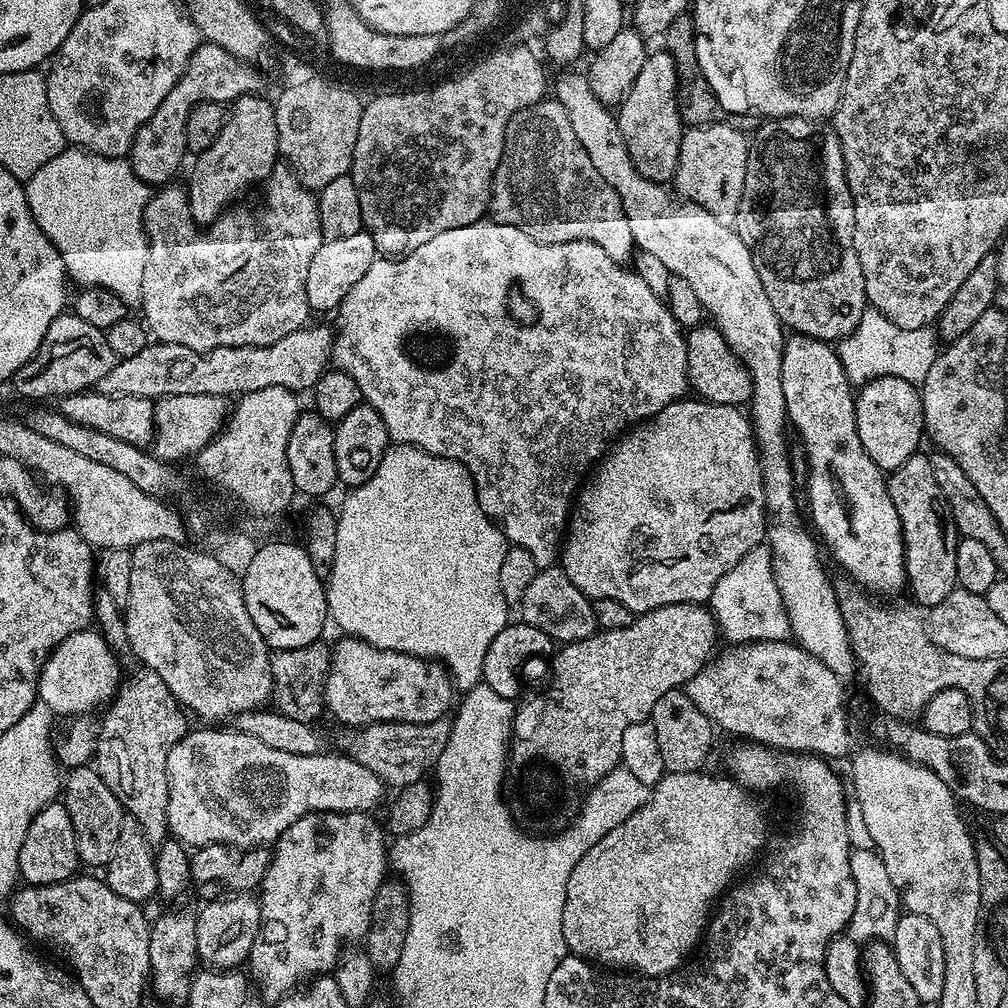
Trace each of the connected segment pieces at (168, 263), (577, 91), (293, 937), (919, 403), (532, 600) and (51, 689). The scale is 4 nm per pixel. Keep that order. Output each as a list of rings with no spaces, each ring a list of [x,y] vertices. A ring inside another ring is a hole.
[[[287,166],[277,167],[267,181],[268,188],[268,216],[243,216],[237,210],[229,210],[220,216],[216,223],[207,230],[202,230],[201,225],[190,212],[188,194],[183,187],[172,188],[164,186],[148,201],[144,211],[144,229],[148,235],[148,265],[146,274],[142,278],[142,290],[140,291],[139,307],[144,308],[143,323],[149,333],[161,344],[177,344],[186,346],[190,350],[209,352],[215,348],[241,348],[242,346],[270,346],[278,342],[278,338],[286,338],[286,334],[294,334],[298,329],[309,323],[310,309],[306,298],[306,270],[310,270],[310,261],[314,254],[318,254],[325,238],[318,222],[317,197],[309,189],[300,183],[295,172]]]
[[[563,71],[566,73],[559,76],[554,86],[554,98],[566,110],[570,126],[578,142],[582,142],[582,150],[586,150],[586,154],[590,154],[590,162],[594,162],[594,170],[598,170],[598,174],[614,186],[614,194],[618,194],[622,210],[626,210],[626,222],[630,222],[636,248],[646,254],[654,254],[669,268],[671,275],[690,282],[711,323],[719,328],[734,354],[748,367],[752,379],[750,419],[760,454],[768,507],[766,543],[772,550],[772,569],[788,611],[791,635],[795,643],[818,658],[818,662],[834,670],[836,676],[848,678],[851,672],[853,675],[857,662],[852,655],[846,622],[840,613],[840,599],[836,596],[833,577],[828,577],[820,561],[821,545],[810,531],[805,517],[804,520],[800,517],[802,504],[796,501],[796,476],[788,461],[788,440],[784,437],[784,427],[787,429],[790,421],[786,394],[782,392],[786,329],[780,323],[778,314],[774,314],[770,298],[766,298],[762,278],[758,278],[758,270],[754,270],[754,258],[731,223],[710,214],[710,210],[702,206],[677,198],[671,191],[667,192],[669,189],[665,185],[656,184],[638,174],[634,162],[628,157],[617,117],[610,114],[611,109],[607,105],[594,98],[587,77],[572,71]]]
[[[311,812],[310,814],[306,814],[302,818],[298,818],[298,822],[294,822],[294,826],[290,826],[288,829],[286,829],[285,832],[283,832],[283,834],[280,835],[280,837],[276,839],[274,851],[272,852],[272,862],[266,870],[264,880],[263,882],[261,882],[260,887],[258,889],[258,899],[260,901],[260,933],[258,934],[258,938],[256,939],[256,945],[254,945],[254,947],[252,948],[252,955],[250,957],[250,965],[252,964],[253,972],[251,972],[251,975],[254,977],[254,980],[254,975],[256,975],[256,980],[258,983],[260,983],[260,992],[262,995],[265,996],[266,999],[269,1000],[269,1002],[281,1000],[281,998],[288,995],[289,992],[299,989],[301,985],[303,985],[305,982],[311,981],[313,978],[317,976],[322,976],[331,973],[333,969],[335,969],[336,963],[340,961],[340,954],[342,949],[345,946],[351,945],[353,942],[363,941],[365,937],[367,937],[368,927],[370,926],[370,918],[372,917],[372,907],[374,906],[374,898],[378,894],[378,890],[380,889],[380,887],[383,886],[384,881],[386,879],[386,873],[384,873],[384,868],[386,872],[386,869],[389,867],[390,864],[390,852],[389,849],[386,847],[386,840],[384,844],[384,836],[386,837],[385,829],[381,827],[381,825],[380,829],[379,826],[371,820],[372,818],[373,817],[366,812]]]
[[[874,378],[855,393],[858,438],[866,446],[866,454],[877,464],[881,472],[894,471],[906,458],[921,451],[920,439],[925,439],[924,398],[921,389],[902,378]]]
[[[553,566],[537,571],[534,582],[530,582],[526,594],[522,594],[518,605],[519,619],[523,623],[542,630],[553,642],[561,645],[572,644],[576,640],[590,638],[598,630],[592,600],[585,596],[565,574],[563,567]]]
[[[85,630],[75,632],[60,643],[48,655],[48,661],[44,669],[40,671],[40,686],[38,689],[38,700],[50,706],[57,717],[75,718],[85,714],[92,714],[95,708],[111,705],[114,697],[120,690],[122,683],[122,671],[120,672],[120,660],[117,653],[104,641],[103,636],[96,630]]]

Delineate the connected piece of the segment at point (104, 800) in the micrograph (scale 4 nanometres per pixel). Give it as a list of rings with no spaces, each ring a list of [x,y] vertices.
[[[95,767],[73,768],[67,773],[62,784],[62,803],[70,814],[70,822],[74,822],[74,834],[81,861],[85,865],[107,866],[114,858],[118,834],[122,834],[122,822],[126,815],[114,790],[106,786],[106,782],[96,773]]]

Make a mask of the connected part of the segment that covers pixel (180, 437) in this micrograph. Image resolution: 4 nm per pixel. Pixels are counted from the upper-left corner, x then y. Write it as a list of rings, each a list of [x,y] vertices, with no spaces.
[[[178,394],[161,396],[155,401],[156,431],[150,445],[153,456],[169,462],[180,462],[183,456],[195,457],[215,436],[219,435],[230,415],[227,396],[214,394]]]

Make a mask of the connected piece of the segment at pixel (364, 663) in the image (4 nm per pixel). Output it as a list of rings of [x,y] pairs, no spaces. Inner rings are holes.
[[[344,636],[332,648],[332,665],[324,687],[324,702],[330,716],[332,712],[333,718],[341,720],[344,726],[425,724],[443,720],[449,715],[453,707],[452,692],[454,693],[454,680],[443,664],[434,660],[421,660],[420,657],[405,652],[382,650],[354,636]]]

